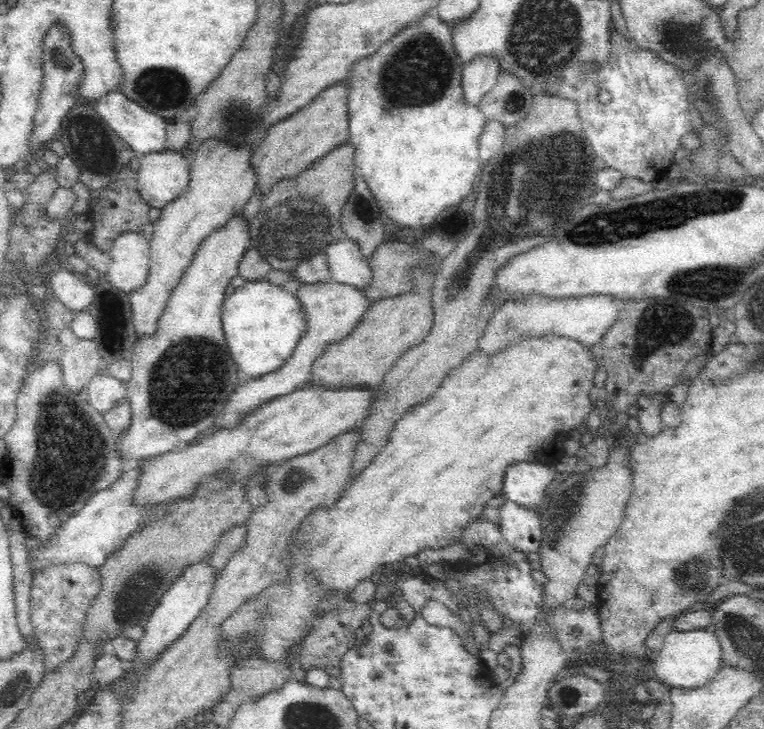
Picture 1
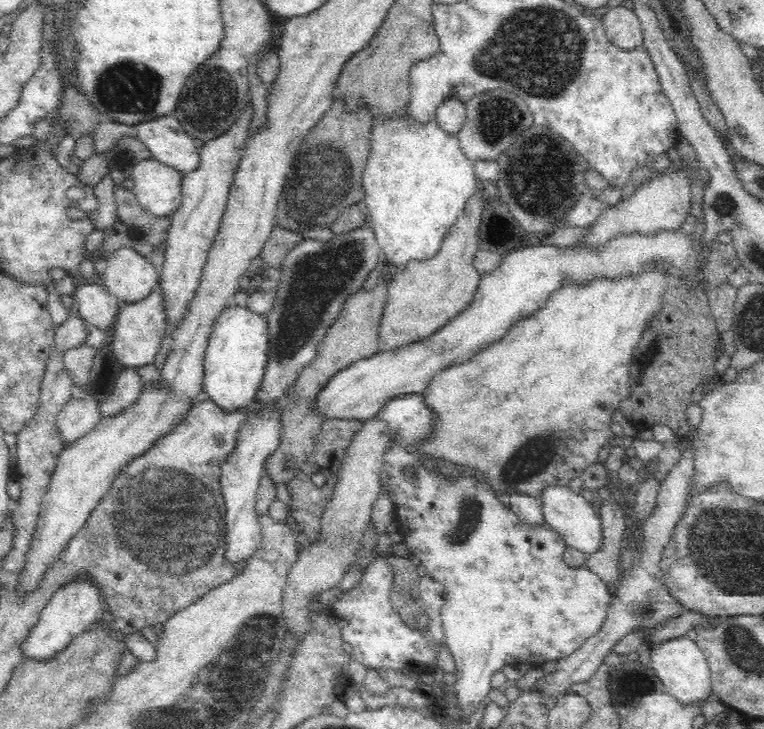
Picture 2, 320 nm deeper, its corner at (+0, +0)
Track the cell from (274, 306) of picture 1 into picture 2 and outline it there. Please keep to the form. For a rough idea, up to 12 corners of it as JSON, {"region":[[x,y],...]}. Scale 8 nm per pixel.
{"region":[[228,304],[209,334],[207,395],[232,409],[263,386],[270,322]]}

